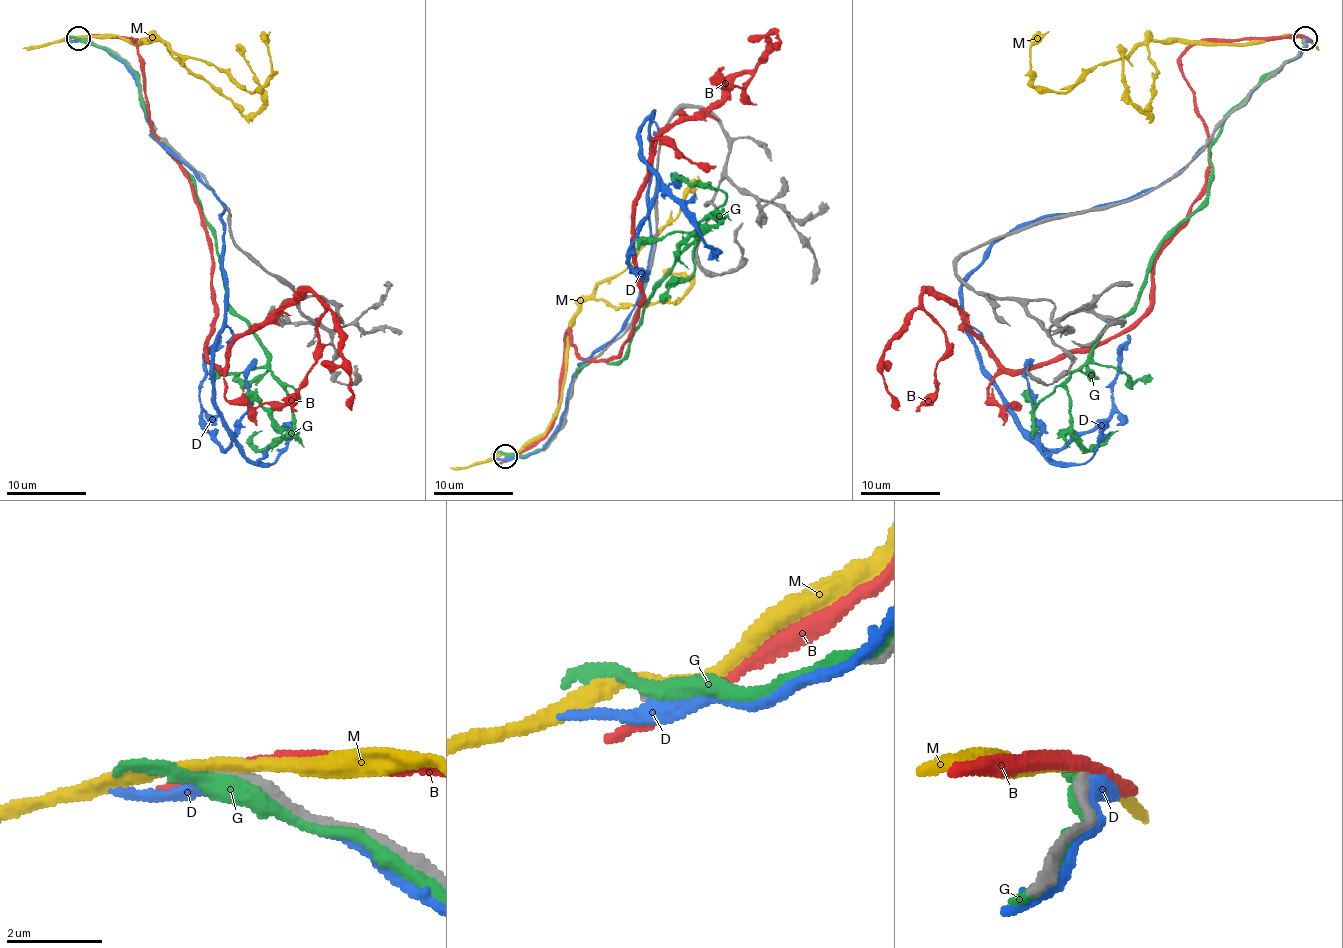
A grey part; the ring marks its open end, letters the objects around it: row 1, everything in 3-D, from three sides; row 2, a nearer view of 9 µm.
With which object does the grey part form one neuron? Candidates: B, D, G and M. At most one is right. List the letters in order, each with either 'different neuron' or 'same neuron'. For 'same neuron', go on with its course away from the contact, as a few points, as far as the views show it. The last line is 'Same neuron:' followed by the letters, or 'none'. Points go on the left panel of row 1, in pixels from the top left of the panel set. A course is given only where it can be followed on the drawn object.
B: different neuron
D: different neuron
G: different neuron
M: different neuron
Same neuron: none

